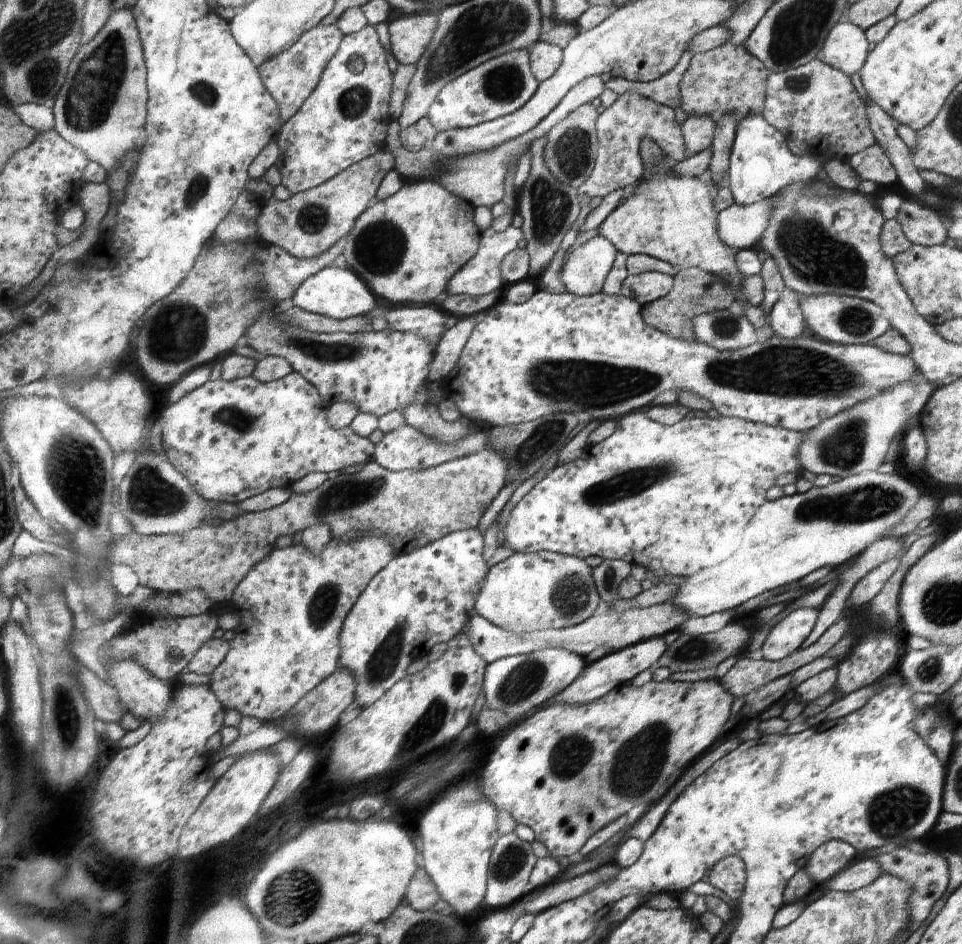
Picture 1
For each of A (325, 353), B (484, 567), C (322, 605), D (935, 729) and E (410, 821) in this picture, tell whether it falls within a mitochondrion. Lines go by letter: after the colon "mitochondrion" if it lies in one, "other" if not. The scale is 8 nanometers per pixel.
A: mitochondrion
B: other
C: mitochondrion
D: other
E: other

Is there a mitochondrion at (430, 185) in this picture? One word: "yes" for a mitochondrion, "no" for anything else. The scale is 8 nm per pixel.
no

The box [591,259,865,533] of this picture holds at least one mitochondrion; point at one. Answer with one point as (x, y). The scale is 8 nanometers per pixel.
(724, 326)

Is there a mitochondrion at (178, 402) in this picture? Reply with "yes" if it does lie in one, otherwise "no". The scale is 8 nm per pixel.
no

